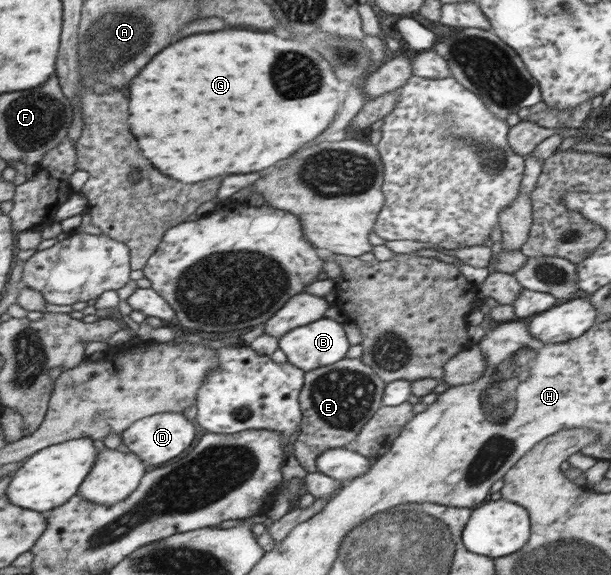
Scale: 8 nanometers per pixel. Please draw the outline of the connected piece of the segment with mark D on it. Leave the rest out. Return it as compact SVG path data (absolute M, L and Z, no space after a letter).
M160 414L137 420L121 435L122 443L145 462L159 466L180 456L195 440L195 426L183 418L183 414Z

